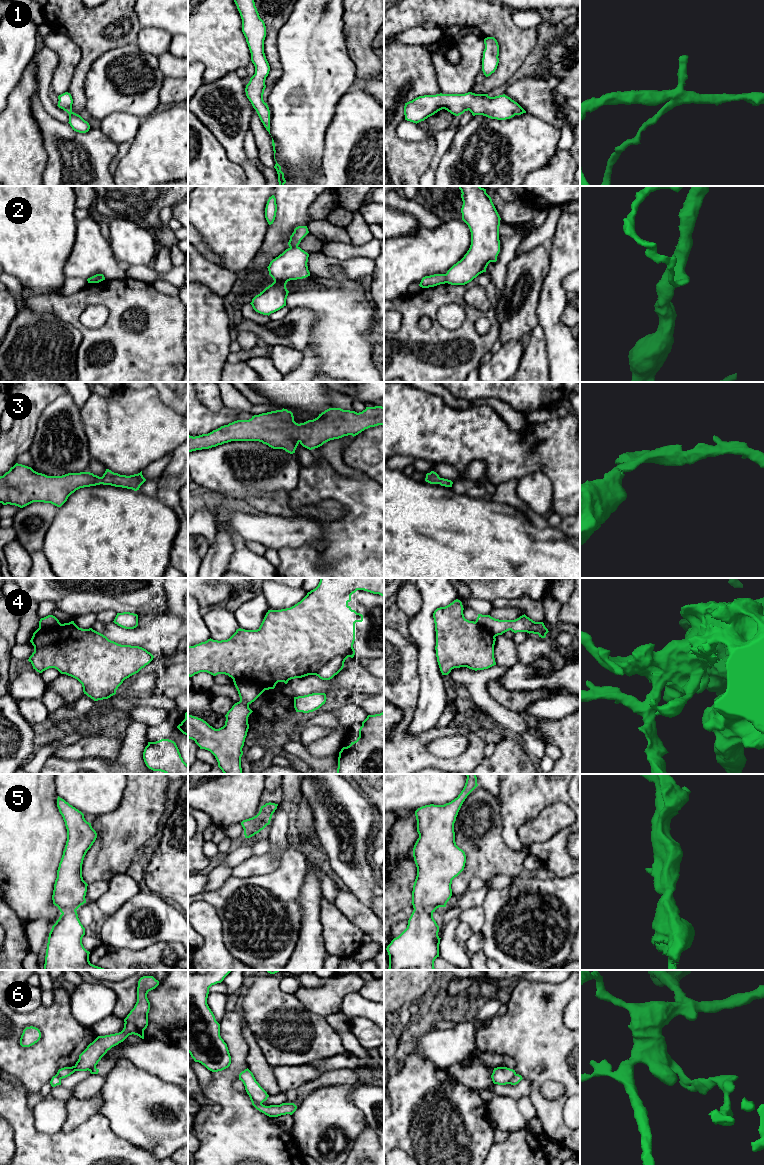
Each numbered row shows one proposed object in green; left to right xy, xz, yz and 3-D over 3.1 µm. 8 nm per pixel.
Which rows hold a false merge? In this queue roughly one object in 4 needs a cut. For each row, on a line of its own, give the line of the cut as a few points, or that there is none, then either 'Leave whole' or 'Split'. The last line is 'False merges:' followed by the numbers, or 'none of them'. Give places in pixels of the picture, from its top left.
1: No split. Leave whole
2: Split along yz (444, 274), (446, 282). Split
3: No split. Leave whole
4: Split along xz (234, 681), (253, 682), (264, 690). Split
5: No split. Leave whole
6: Split along xz (250, 1097), (261, 1104). Split
False merges: 2, 4, 6

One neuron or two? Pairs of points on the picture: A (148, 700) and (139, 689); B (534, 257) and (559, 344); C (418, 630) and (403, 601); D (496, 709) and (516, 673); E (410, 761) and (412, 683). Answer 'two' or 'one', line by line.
A: two
B: two
C: two
D: two
E: one

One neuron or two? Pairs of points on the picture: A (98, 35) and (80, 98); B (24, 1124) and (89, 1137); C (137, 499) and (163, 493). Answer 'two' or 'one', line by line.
A: one
B: one
C: two

